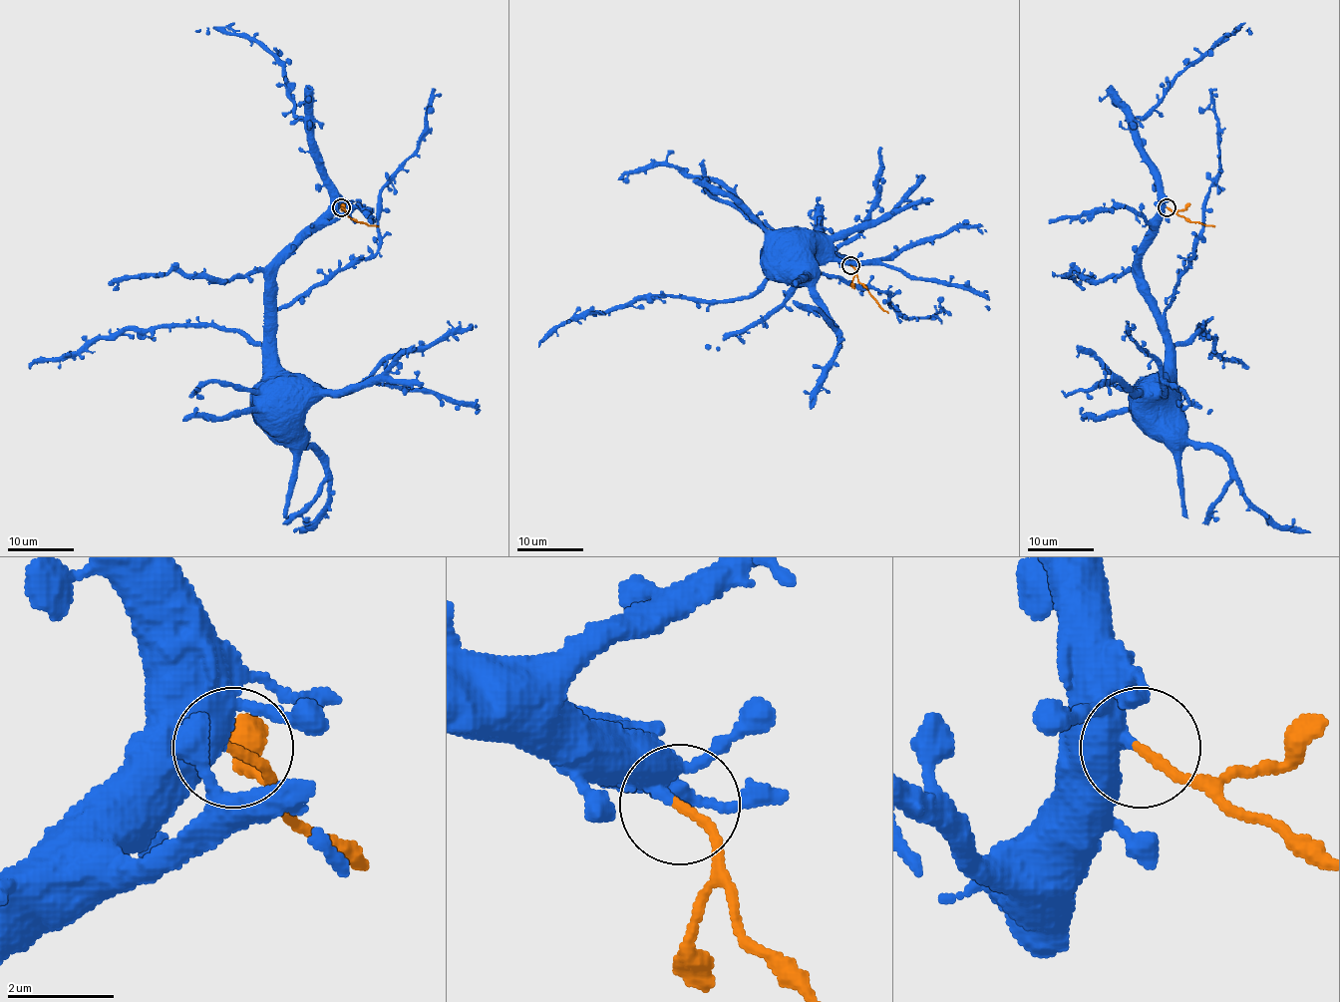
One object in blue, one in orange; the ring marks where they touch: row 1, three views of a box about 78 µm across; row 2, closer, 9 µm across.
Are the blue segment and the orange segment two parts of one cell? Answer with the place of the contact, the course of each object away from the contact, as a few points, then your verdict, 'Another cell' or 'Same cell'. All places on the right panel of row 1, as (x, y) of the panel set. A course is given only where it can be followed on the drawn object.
Place: (1167, 207). Course of blue: (1168, 207), (1141, 258), (1141, 292), (1161, 313), (1194, 252), (1202, 201), (1219, 171), (1212, 97), (1217, 94). Course of orange: (1168, 207), (1194, 222), (1214, 227). Another cell

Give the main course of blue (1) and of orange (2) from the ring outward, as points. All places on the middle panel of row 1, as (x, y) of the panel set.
1: (849, 265), (785, 239), (783, 259), (879, 289), (903, 317), (951, 316)
2: (851, 265), (867, 292), (888, 312)

